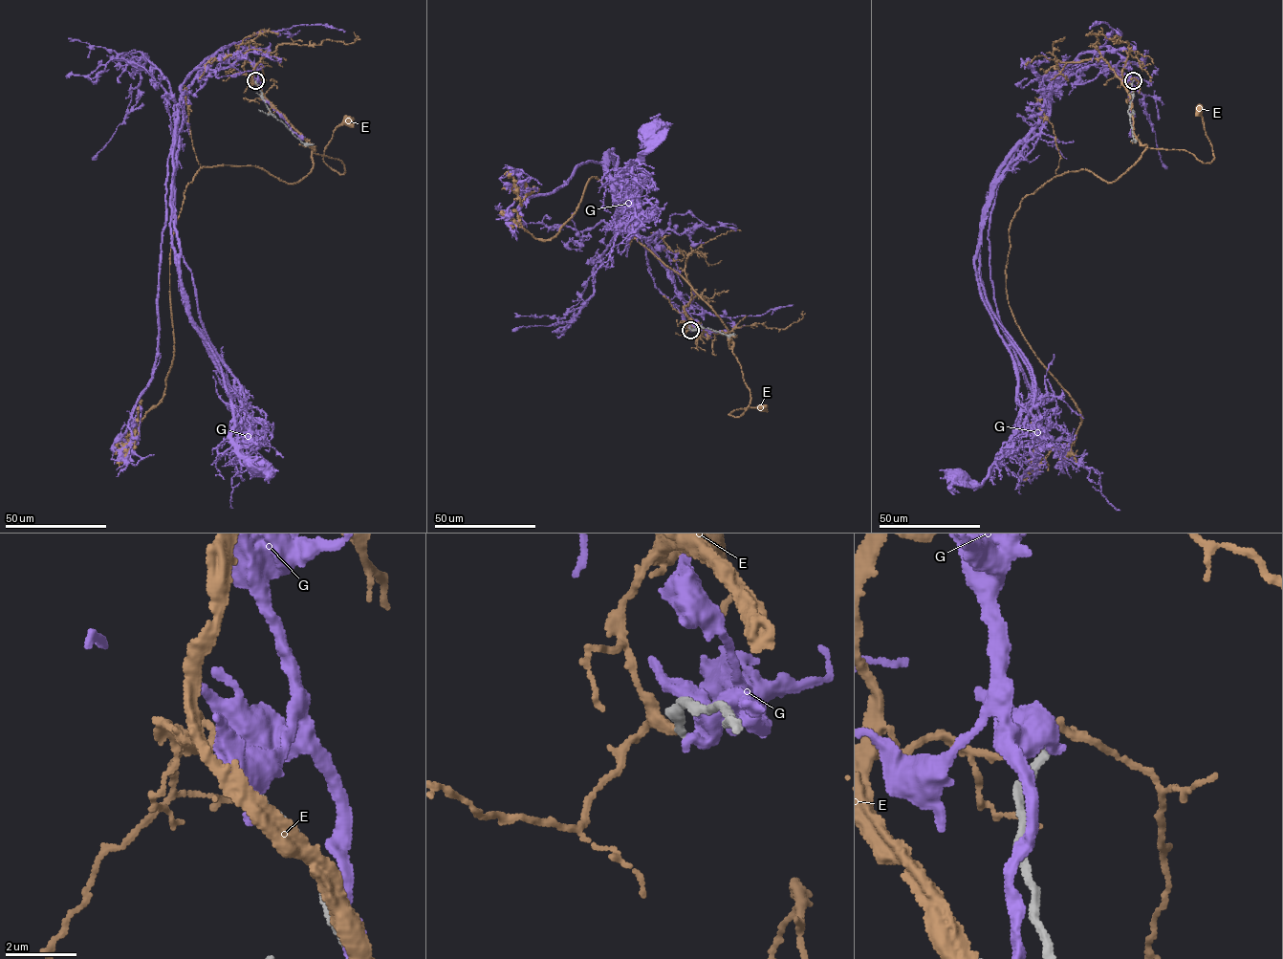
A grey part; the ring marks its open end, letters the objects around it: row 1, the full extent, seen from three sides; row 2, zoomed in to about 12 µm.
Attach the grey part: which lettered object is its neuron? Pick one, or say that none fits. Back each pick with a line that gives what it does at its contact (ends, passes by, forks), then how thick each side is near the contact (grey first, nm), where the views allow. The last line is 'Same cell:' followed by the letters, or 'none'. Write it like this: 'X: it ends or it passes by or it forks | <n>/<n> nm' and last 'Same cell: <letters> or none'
Same cell: none

